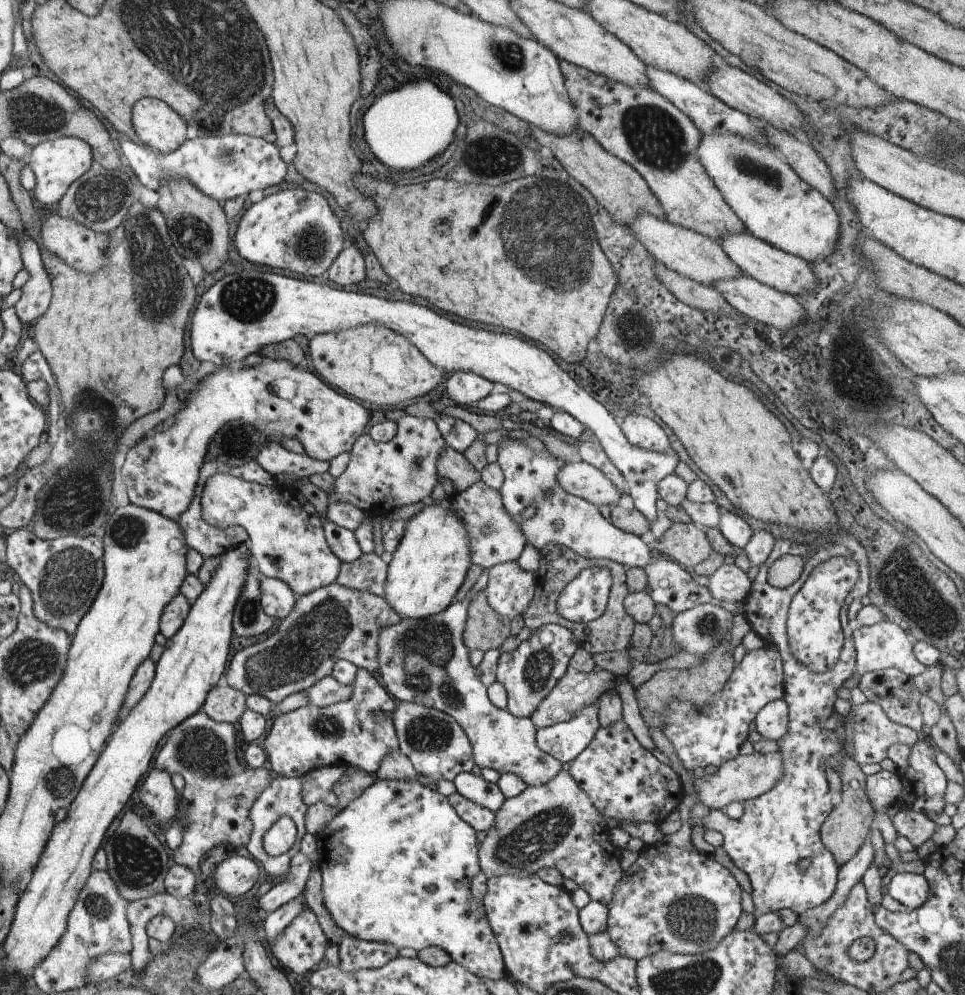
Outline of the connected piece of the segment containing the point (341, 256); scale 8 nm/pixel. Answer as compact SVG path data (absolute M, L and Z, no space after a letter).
M350 245L338 254L336 261L330 266L328 278L338 286L358 285L364 280L365 261L363 255Z

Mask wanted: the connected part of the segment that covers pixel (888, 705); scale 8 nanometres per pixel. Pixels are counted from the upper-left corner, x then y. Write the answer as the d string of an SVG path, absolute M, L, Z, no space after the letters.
M896 668L873 671L862 676L858 688L869 702L877 703L895 724L918 732L926 731L919 706L921 695L915 688L912 677Z

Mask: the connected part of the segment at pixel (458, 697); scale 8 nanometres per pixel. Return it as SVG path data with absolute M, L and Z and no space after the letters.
M484 568L480 579L466 594L464 600L454 602L446 611L421 620L404 620L392 624L390 628L382 629L379 634L379 670L377 677L384 684L384 688L397 702L407 701L431 707L450 717L453 717L464 730L473 749L473 760L480 769L490 768L498 775L507 773L518 776L528 787L536 787L552 780L561 773L562 763L552 755L545 754L538 747L538 728L529 717L514 717L507 709L498 709L492 705L486 696L486 686L476 676L476 670L468 662L468 652L462 644L462 630L464 622L468 621L468 611L473 599L485 591L488 585L488 570Z

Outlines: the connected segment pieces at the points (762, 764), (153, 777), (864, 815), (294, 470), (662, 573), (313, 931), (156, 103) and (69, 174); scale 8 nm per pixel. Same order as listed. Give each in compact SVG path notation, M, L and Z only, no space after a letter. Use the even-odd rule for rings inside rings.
M754 752L749 756L742 756L734 758L732 761L727 761L725 765L721 765L715 774L705 774L702 778L697 779L694 774L690 773L694 777L694 784L696 784L696 790L698 790L697 800L704 803L711 810L722 809L724 810L728 804L732 802L744 803L749 799L756 799L762 797L765 793L768 793L785 774L783 766L783 758L780 754L760 754L760 752Z
M165 769L152 770L136 792L142 804L152 811L161 825L168 825L180 815L180 794L173 784L173 778Z
M836 708L832 709L831 717L836 718L838 724L834 729L839 742L842 743L841 760L835 763L836 769L840 774L842 781L842 802L838 802L838 806L834 807L831 814L827 816L826 821L821 827L821 840L824 847L833 855L839 866L847 864L866 842L866 838L871 833L871 824L875 818L875 809L869 802L866 795L867 775L862 772L862 768L852 757L847 755L844 749L846 740L846 732L844 717L836 712Z
M267 440L265 445L256 455L255 461L273 478L281 475L303 478L329 470L328 462L312 459L308 455L288 452L276 441Z
M668 556L654 559L652 564L646 566L645 572L648 580L646 594L649 594L655 603L666 604L673 614L684 612L696 605L713 604L721 607L722 602L710 594L707 586L697 584L684 567Z
M308 909L301 912L270 946L284 968L304 975L325 957L328 942L314 912Z
M143 98L134 105L133 126L139 140L158 153L174 152L186 140L184 120L157 98Z
M76 137L48 140L31 147L27 164L36 175L36 187L31 191L33 197L44 206L50 206L61 201L68 193L70 186L90 170L92 166L90 147L89 143L82 138Z

